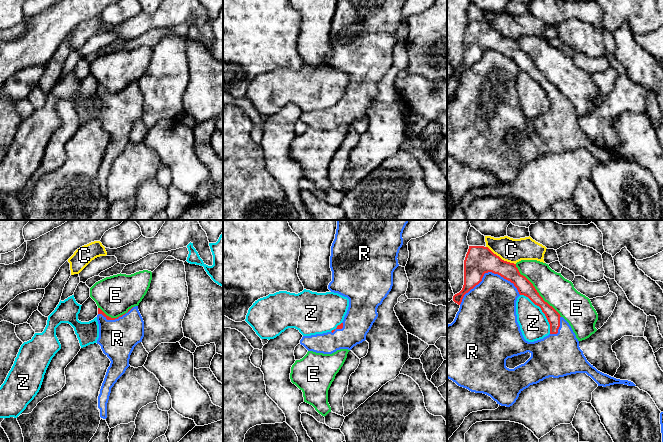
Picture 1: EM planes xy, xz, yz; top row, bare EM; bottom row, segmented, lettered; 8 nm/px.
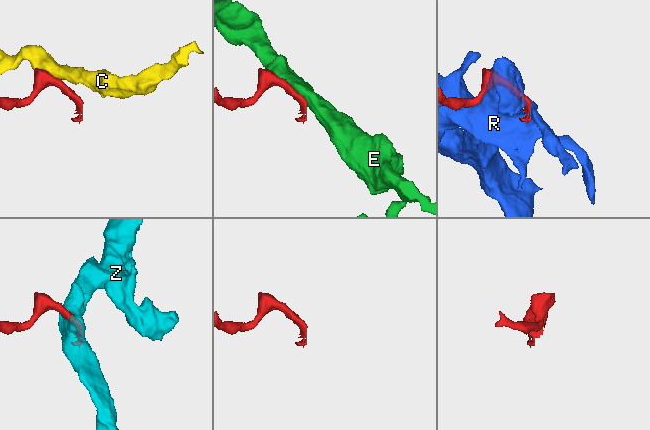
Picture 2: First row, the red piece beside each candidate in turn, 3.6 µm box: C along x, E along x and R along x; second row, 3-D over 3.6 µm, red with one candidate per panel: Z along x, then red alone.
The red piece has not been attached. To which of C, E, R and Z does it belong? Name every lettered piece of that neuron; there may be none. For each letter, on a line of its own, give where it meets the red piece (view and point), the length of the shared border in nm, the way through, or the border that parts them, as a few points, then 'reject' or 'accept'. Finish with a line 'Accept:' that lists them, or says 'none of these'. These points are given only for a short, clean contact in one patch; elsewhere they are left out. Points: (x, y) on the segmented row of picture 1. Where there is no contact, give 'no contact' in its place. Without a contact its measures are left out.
C: meets red in yz at (500, 258); contact 280 nm long; reject
E: meets red in yz at (536, 290); contact 550 nm long; reject
R: meets red in yz at (487, 272); contact 500 nm long; accept
Z: meets red in yz at (542, 311); contact 400 nm long; reject
Accept: R

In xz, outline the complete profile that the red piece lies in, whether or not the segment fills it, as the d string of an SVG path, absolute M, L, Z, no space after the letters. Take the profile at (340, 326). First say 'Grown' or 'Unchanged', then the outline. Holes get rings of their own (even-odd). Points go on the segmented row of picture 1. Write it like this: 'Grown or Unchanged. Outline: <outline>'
Grown. Outline: M337 220L335 239L331 246L331 292L349 299L343 322L331 332L303 336L300 344L308 351L332 354L340 349L351 350L366 340L378 317L377 308L393 286L393 272L399 266L398 253L403 245L402 233L409 220Z

